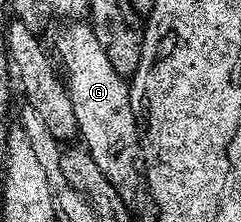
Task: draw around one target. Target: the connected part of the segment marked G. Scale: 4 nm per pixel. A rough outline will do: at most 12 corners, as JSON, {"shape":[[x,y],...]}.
{"shape":[[89,21],[54,38],[81,145],[127,204],[140,126]]}

